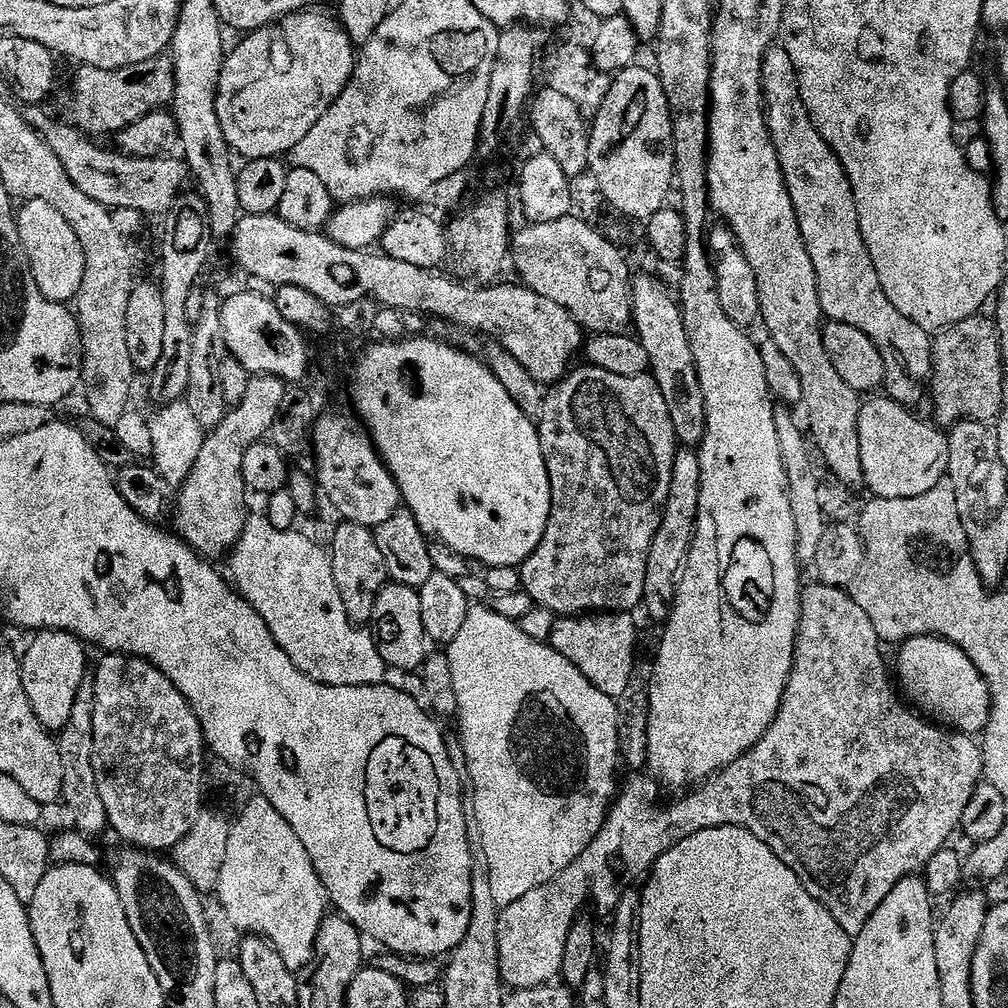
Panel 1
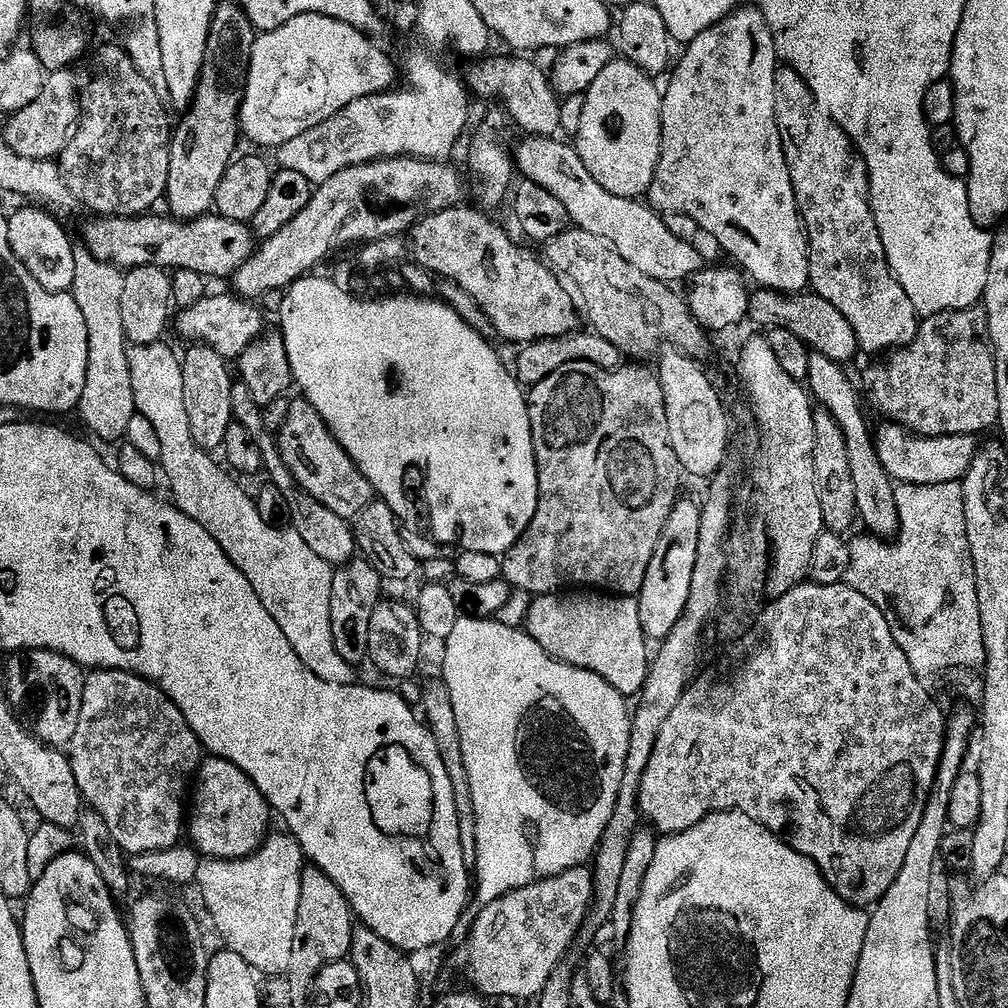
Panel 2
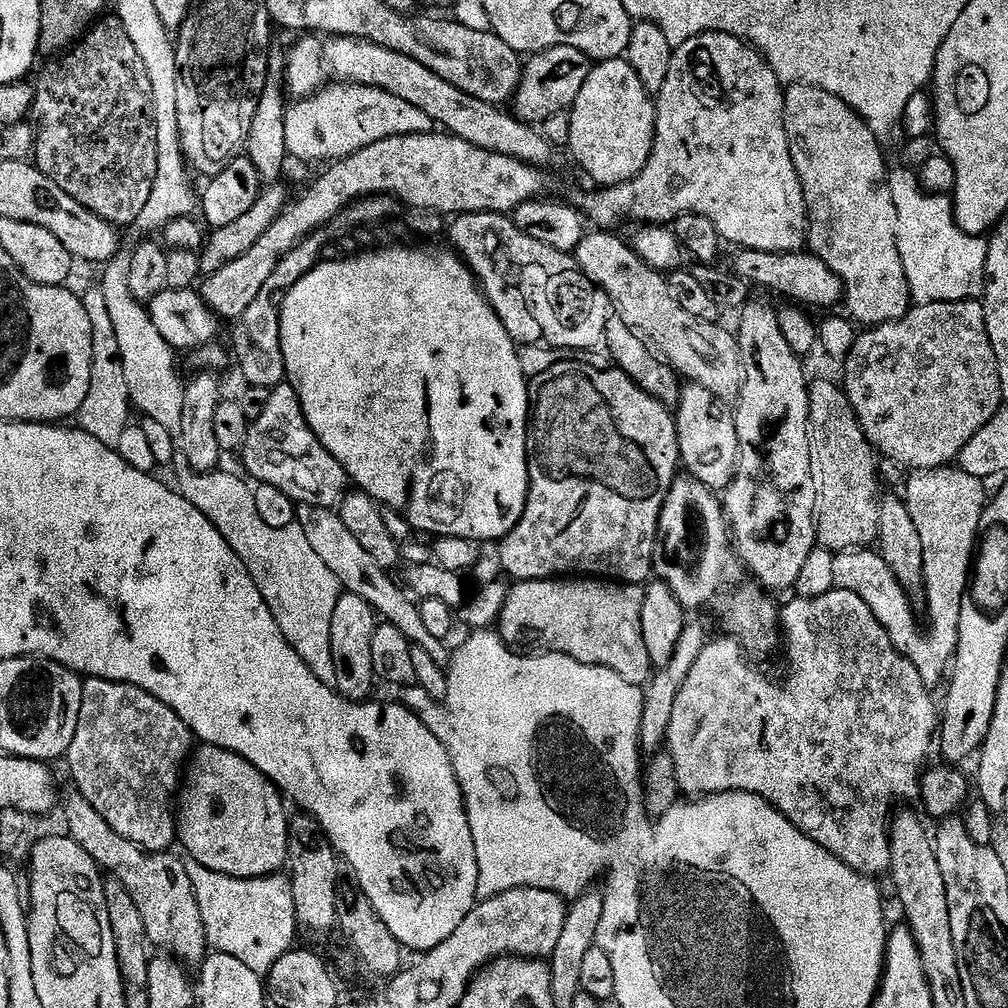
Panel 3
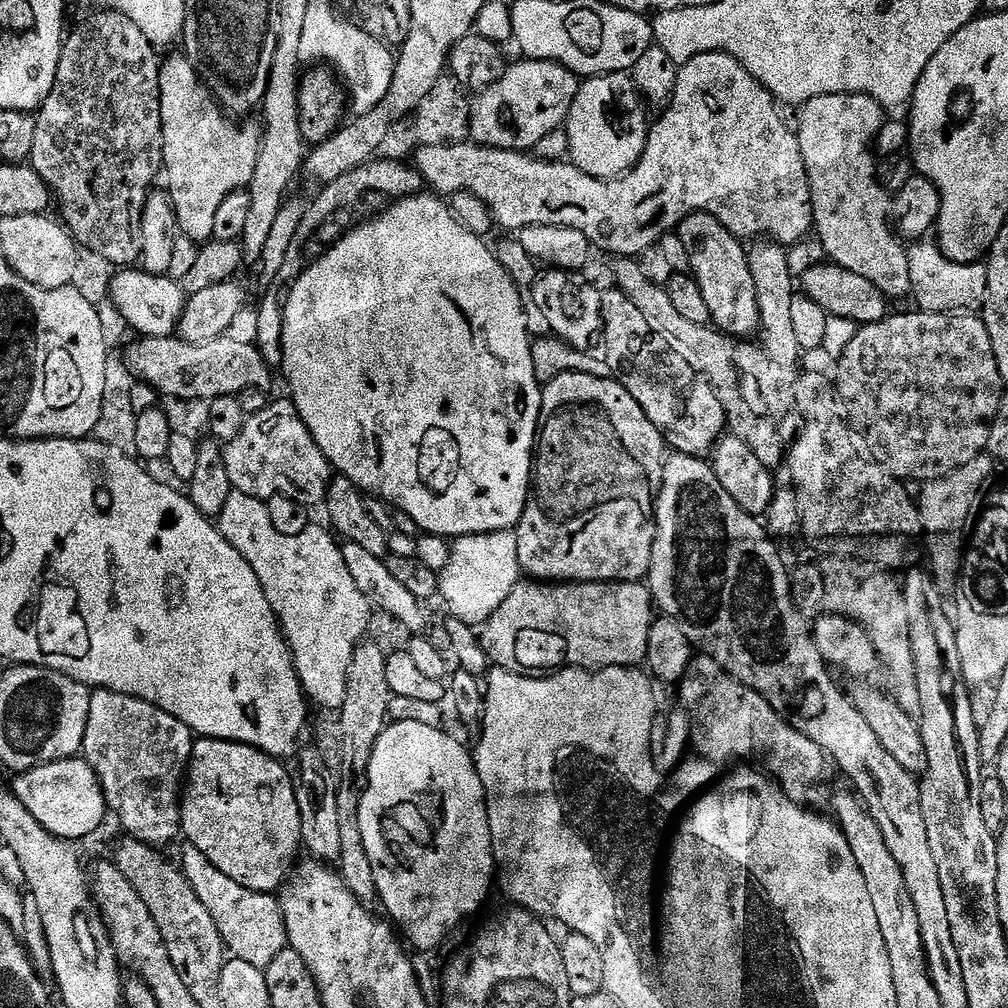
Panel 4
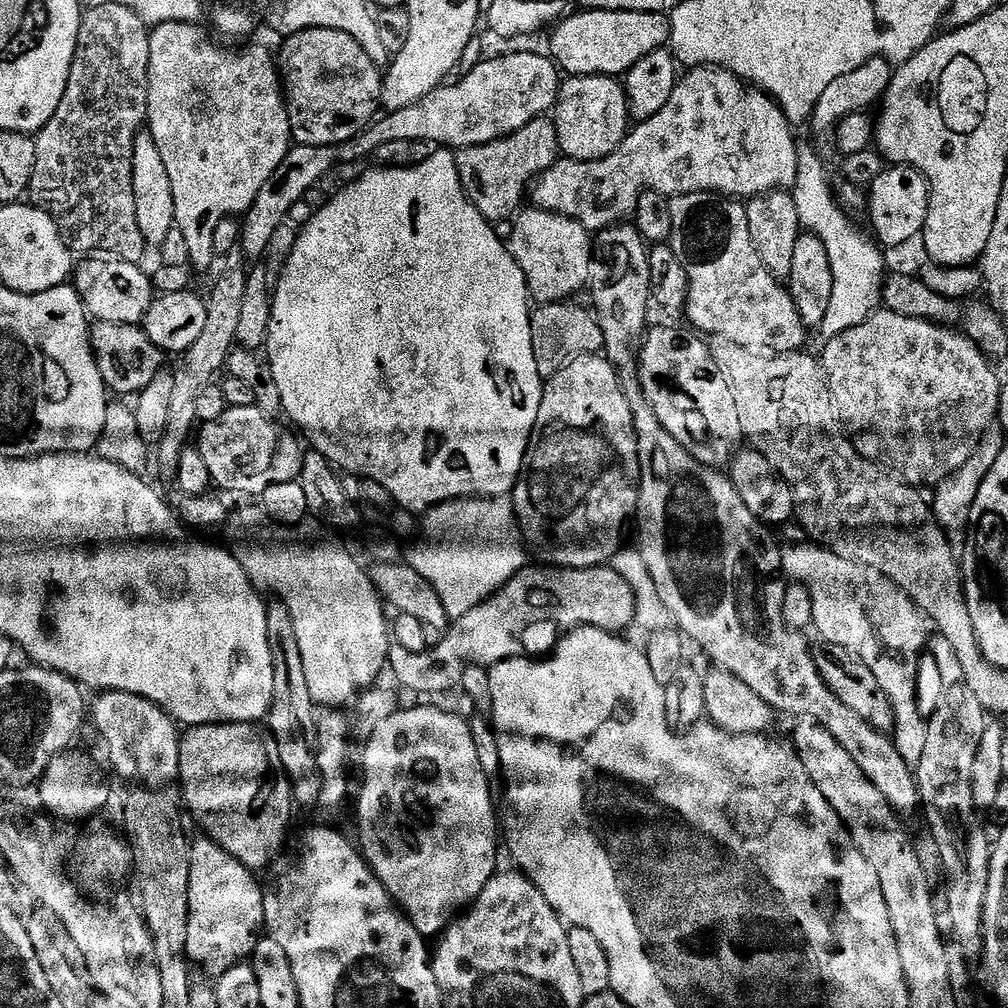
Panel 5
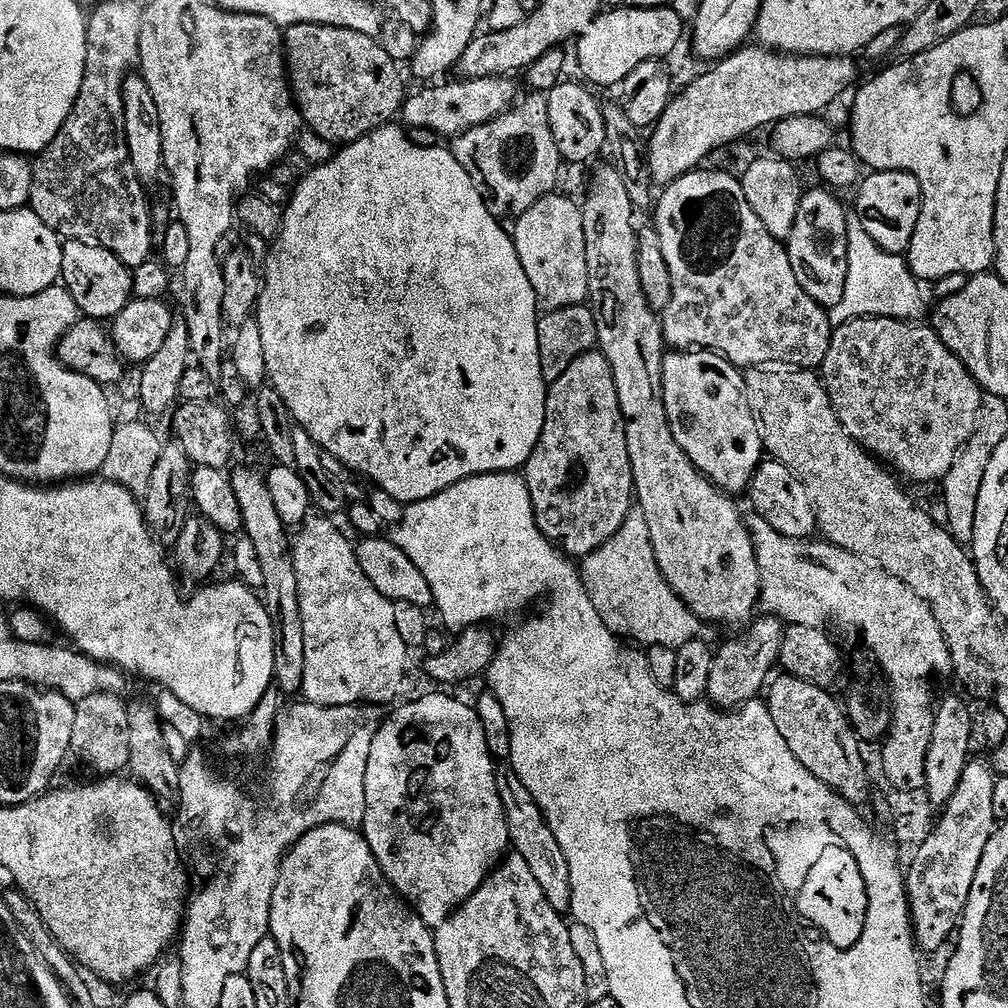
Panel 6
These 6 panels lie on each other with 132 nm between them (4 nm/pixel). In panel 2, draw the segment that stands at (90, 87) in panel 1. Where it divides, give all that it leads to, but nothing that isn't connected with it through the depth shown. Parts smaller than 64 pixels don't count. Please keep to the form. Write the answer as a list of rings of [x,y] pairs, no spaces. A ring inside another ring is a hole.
[[[75,71],[54,72],[45,79],[44,93],[38,102],[30,102],[26,110],[11,113],[7,121],[6,140],[16,154],[35,160],[56,160],[70,146],[80,128],[82,87]]]

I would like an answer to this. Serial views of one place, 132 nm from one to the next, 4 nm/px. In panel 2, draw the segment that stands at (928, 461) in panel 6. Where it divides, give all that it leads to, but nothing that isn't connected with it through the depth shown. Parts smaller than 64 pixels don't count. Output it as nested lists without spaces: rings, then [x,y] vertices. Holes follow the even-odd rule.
[[[983,307],[939,312],[927,317],[917,327],[916,337],[904,347],[895,349],[888,358],[884,377],[876,384],[876,404],[891,423],[900,424],[917,436],[976,436],[987,428],[997,427],[1000,411],[996,354],[988,338],[988,315]]]

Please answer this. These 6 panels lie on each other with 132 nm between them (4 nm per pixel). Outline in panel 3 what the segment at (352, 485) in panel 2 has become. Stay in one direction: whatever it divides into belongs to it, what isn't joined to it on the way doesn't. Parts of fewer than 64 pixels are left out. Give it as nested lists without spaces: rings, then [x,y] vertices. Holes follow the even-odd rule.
[[[291,384],[277,385],[269,396],[272,397],[265,402],[260,417],[251,421],[242,449],[247,475],[261,484],[278,486],[278,490],[295,500],[297,505],[335,509],[350,491],[346,470],[338,458],[318,442],[314,430],[310,430],[298,394]]]

